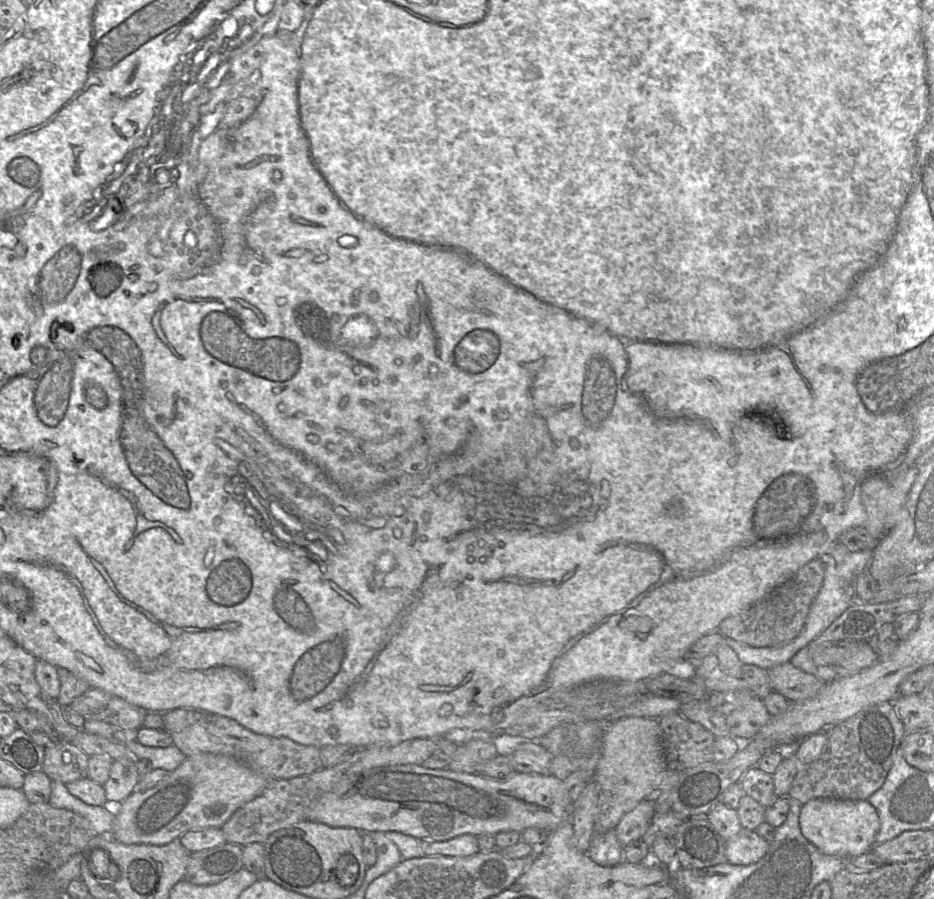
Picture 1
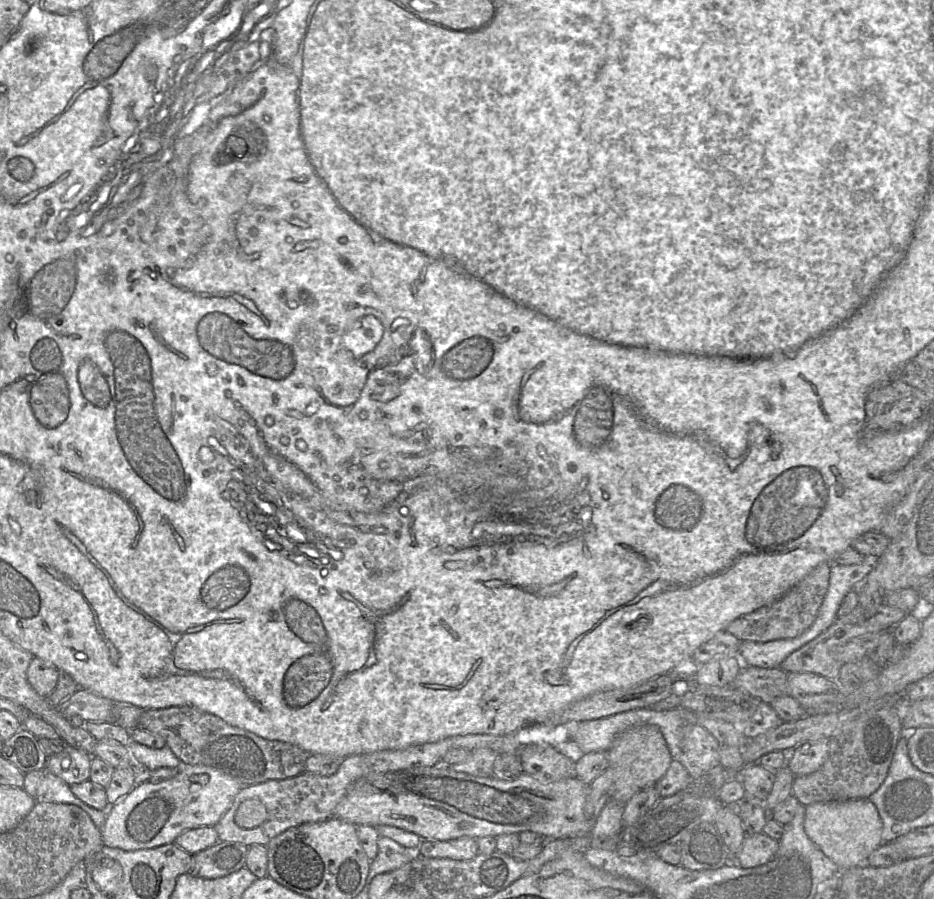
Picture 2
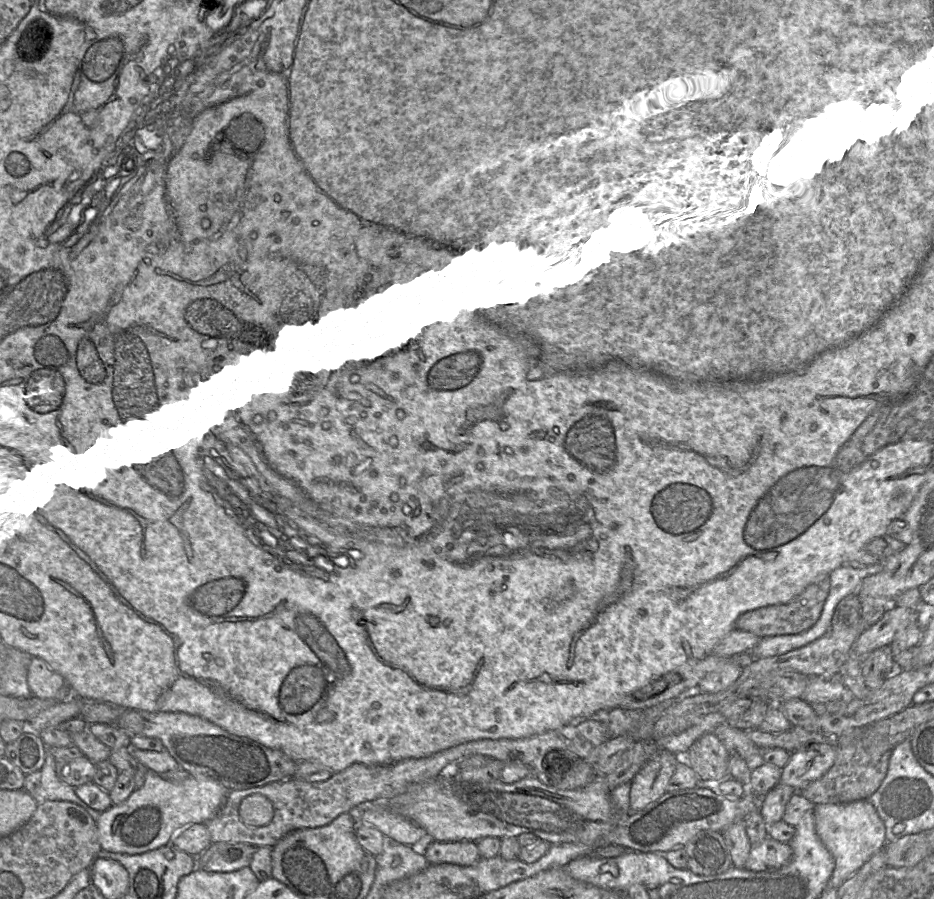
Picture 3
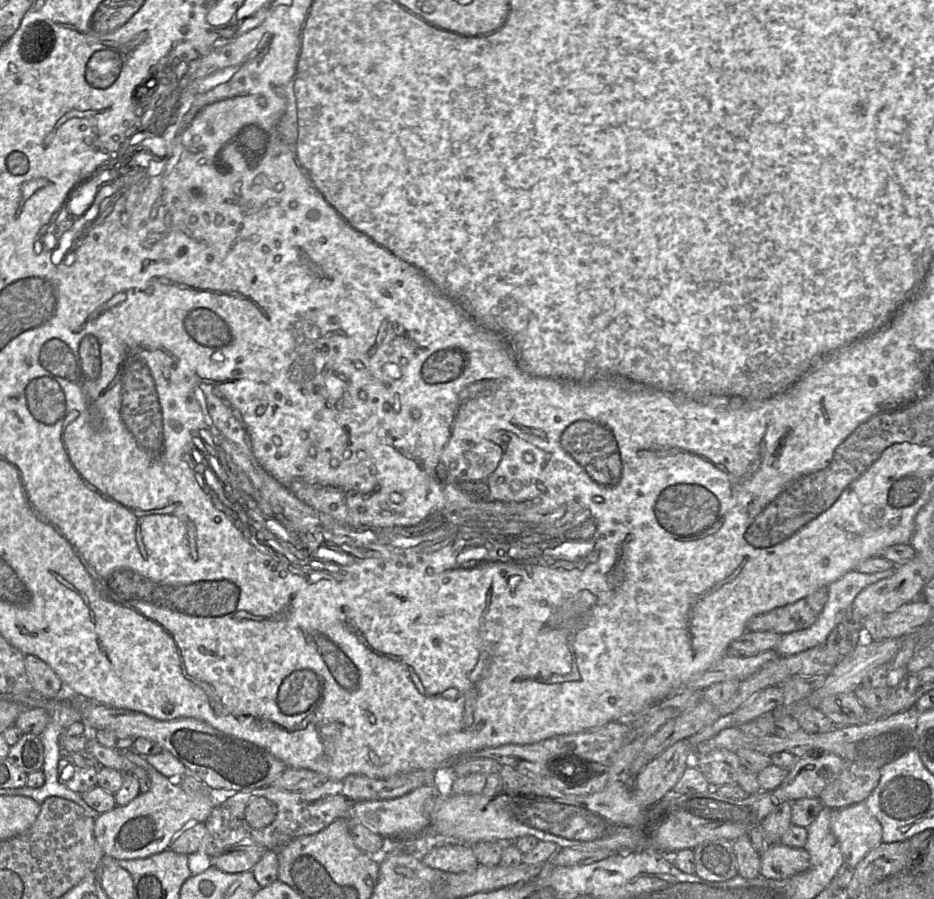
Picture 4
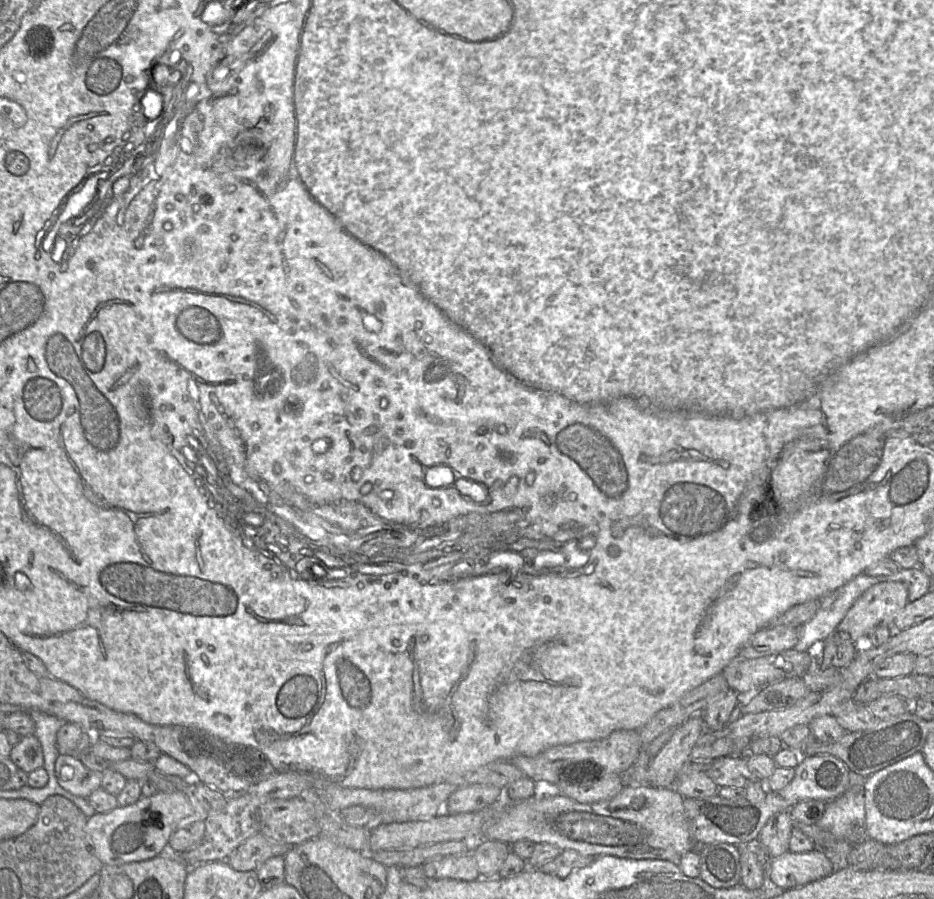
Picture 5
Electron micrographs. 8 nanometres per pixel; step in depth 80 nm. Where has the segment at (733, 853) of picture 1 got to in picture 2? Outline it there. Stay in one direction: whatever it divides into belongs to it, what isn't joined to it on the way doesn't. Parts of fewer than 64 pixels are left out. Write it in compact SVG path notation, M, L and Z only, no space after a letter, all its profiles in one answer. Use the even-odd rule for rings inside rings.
M763 833L746 834L735 862L741 868L758 867L772 860L778 849L779 841Z

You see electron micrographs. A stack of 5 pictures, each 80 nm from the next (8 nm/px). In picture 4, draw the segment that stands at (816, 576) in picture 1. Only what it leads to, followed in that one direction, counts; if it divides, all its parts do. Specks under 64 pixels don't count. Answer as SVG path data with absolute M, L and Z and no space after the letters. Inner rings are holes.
M821 587L794 603L753 616L747 622L747 631L788 634L806 629L817 620L827 598L828 587Z

